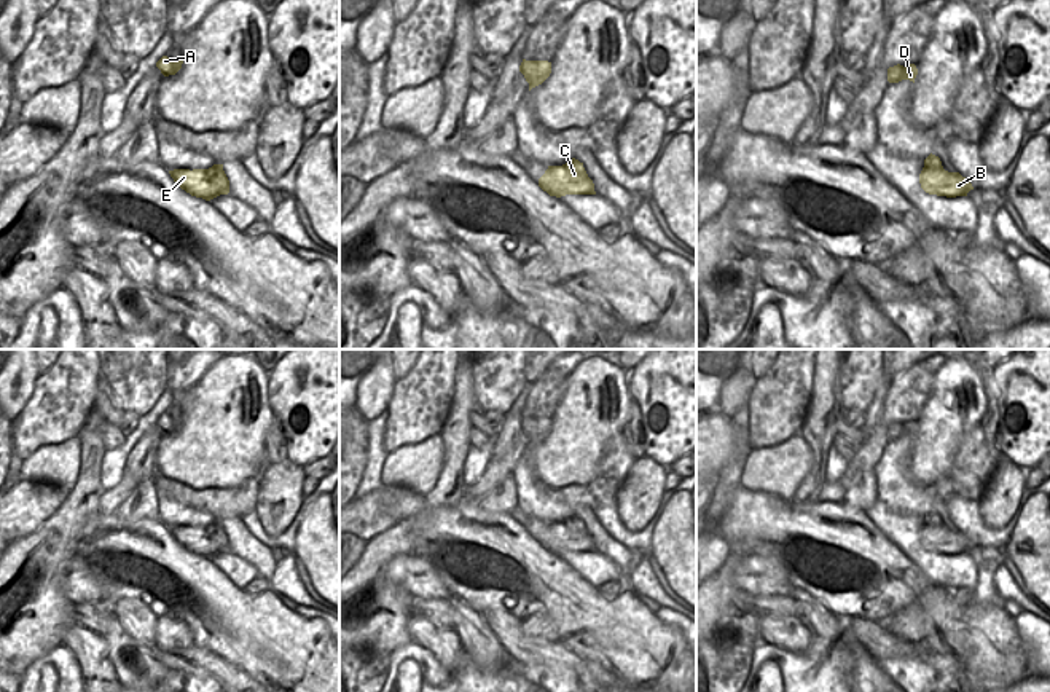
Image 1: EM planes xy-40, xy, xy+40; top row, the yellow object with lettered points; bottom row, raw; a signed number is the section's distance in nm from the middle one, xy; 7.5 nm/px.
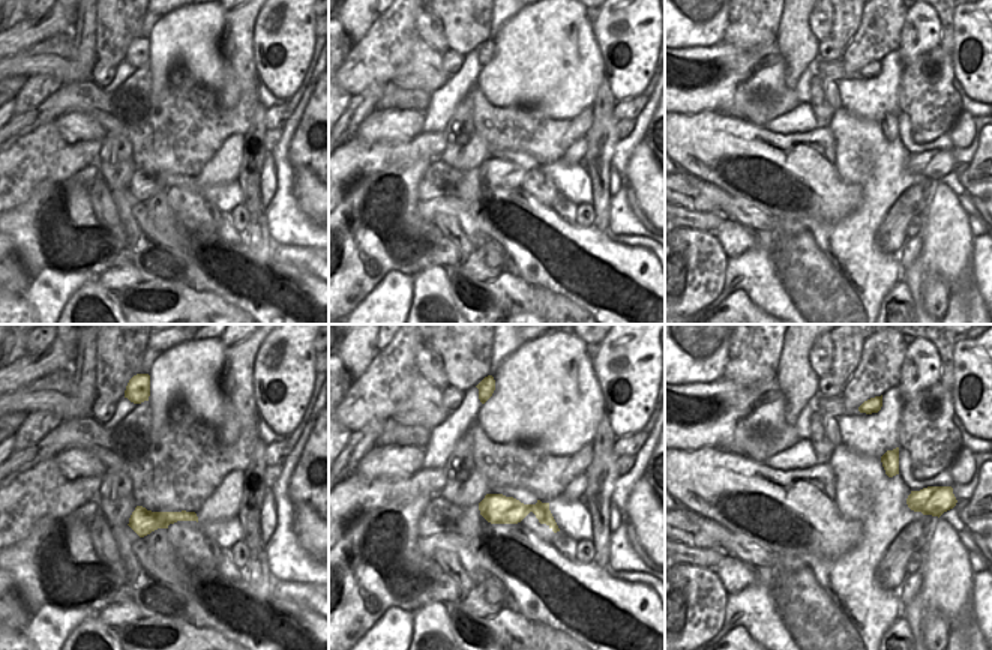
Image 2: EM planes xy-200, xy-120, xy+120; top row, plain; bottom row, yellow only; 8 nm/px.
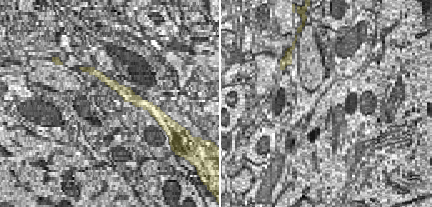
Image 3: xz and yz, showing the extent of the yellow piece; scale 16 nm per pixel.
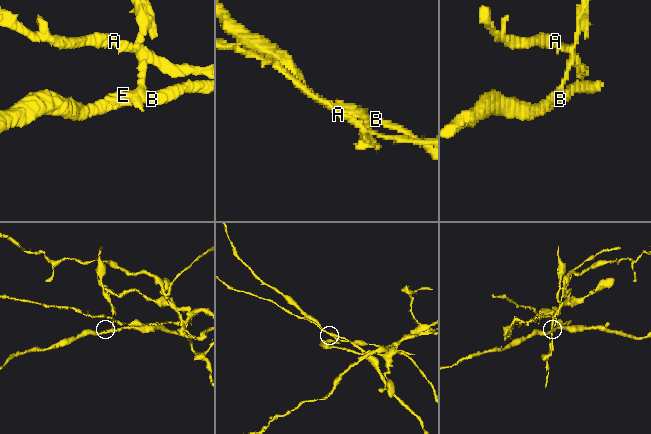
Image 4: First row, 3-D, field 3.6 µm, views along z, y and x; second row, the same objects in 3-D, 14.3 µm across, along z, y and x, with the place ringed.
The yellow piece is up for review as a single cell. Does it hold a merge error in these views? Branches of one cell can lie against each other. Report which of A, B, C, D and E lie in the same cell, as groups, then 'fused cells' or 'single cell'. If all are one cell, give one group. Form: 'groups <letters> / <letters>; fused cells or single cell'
groups A D / B C E; fused cells

